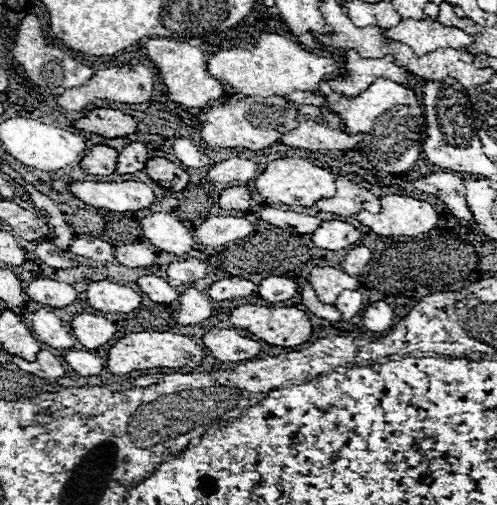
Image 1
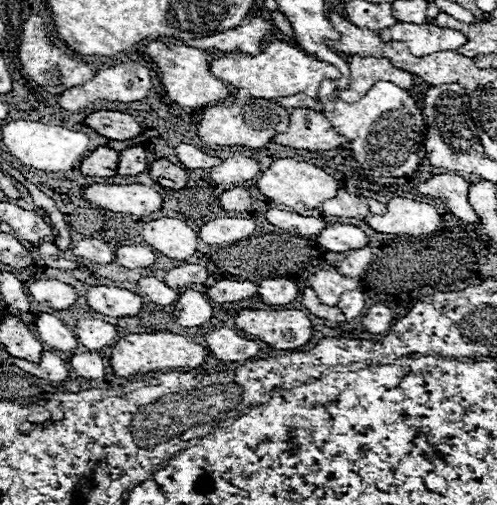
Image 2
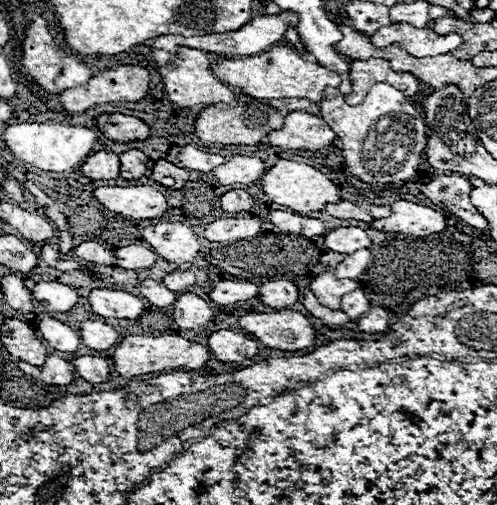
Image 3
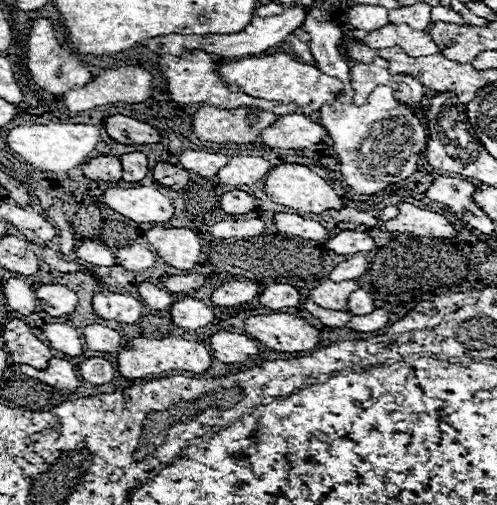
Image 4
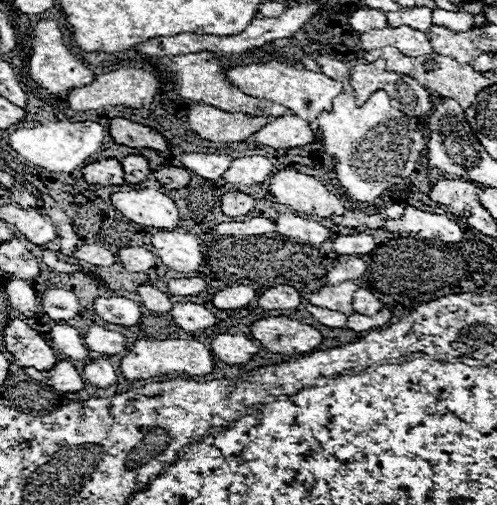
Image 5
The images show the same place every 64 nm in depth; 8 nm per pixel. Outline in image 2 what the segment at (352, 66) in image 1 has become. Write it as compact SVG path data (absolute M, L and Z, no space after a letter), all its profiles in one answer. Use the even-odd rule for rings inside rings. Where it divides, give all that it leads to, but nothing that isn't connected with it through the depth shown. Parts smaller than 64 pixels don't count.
M348 56L350 64L350 86L346 90L336 88L336 94L342 100L360 100L372 84L378 80L390 80L400 88L412 88L412 74L400 68L394 68L388 58L360 58Z

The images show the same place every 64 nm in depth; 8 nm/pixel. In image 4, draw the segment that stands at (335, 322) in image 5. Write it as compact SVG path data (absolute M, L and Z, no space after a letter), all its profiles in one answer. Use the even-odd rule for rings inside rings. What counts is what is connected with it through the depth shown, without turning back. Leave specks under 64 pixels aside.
M310 298L304 300L304 308L316 316L324 326L330 326L330 328L342 328L350 322L350 314L348 312L338 312L338 310L326 310L322 306L318 306L316 302L312 302Z

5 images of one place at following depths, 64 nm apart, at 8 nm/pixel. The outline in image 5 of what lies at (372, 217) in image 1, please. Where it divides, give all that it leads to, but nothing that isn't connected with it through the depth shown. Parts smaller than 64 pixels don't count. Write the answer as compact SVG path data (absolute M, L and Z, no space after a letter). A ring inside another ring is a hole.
M414 206L404 208L404 216L398 220L386 220L382 226L390 232L412 232L422 238L440 240L440 242L460 242L464 232L456 222L446 218L444 214L432 214L418 210Z

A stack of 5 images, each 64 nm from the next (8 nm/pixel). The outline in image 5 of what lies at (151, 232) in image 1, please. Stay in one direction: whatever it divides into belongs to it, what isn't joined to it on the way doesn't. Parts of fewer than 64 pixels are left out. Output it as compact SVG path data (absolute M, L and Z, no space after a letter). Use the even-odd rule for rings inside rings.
M158 230L150 236L150 240L156 254L168 268L184 274L198 270L202 262L202 252L194 234L184 230L174 230L174 232Z

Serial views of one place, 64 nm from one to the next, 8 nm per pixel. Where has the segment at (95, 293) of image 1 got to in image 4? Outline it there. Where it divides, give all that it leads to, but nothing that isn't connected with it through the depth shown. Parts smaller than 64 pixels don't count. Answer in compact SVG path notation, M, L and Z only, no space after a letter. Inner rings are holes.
M96 292L92 296L94 314L104 320L116 320L124 324L134 324L142 316L142 304L130 294L114 292Z

